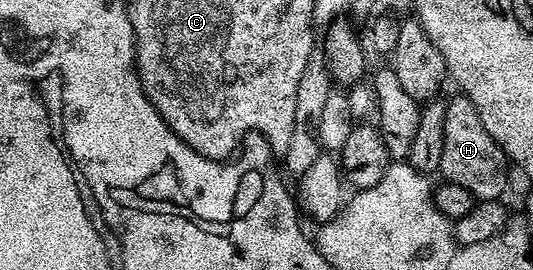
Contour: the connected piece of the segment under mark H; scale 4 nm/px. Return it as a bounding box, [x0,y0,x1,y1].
[439,93,510,201]

